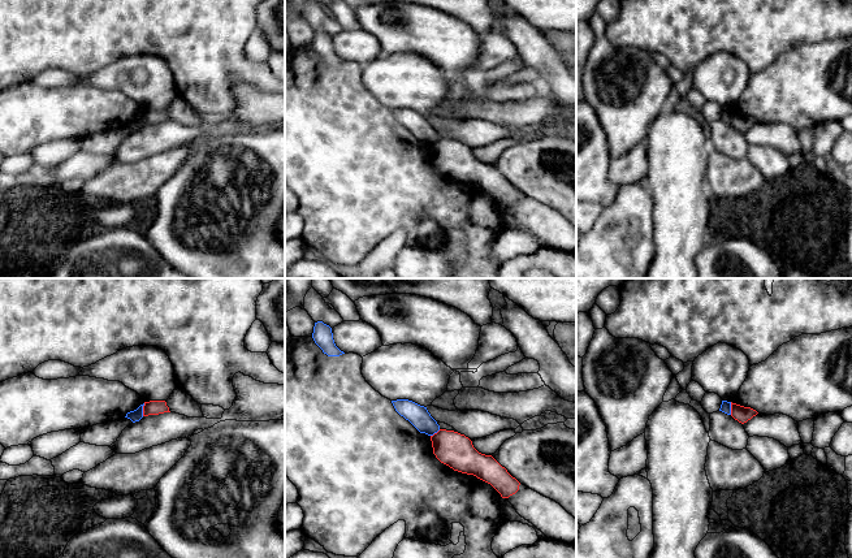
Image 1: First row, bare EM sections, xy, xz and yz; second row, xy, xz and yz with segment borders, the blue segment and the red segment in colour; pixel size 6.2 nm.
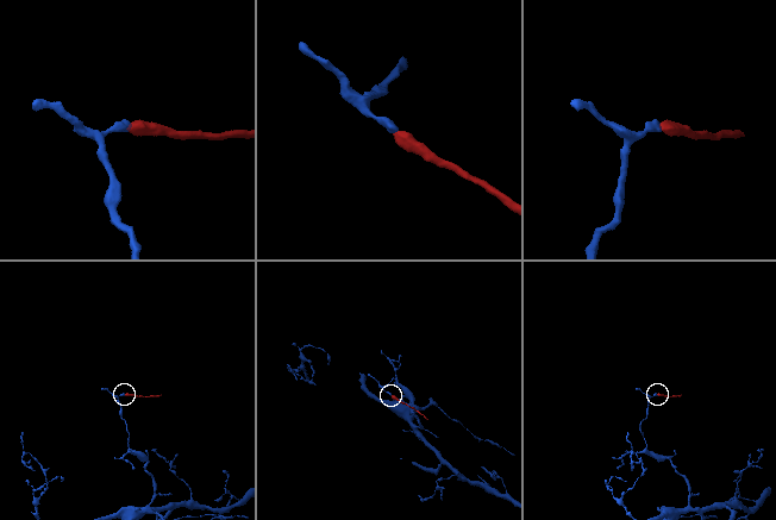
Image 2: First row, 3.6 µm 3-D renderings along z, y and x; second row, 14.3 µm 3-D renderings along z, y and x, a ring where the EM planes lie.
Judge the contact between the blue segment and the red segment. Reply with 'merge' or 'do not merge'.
do not merge

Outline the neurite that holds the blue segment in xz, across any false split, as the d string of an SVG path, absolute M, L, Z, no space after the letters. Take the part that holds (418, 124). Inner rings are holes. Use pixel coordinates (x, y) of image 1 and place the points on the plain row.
M408 108L392 109L395 120L408 129L420 142L433 144L440 139L440 134L431 125L427 116Z

